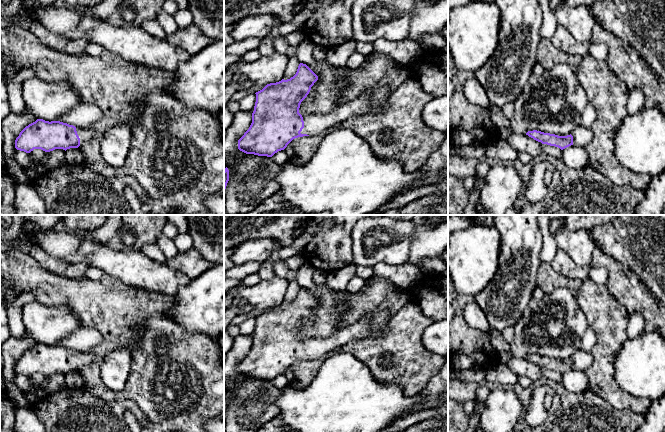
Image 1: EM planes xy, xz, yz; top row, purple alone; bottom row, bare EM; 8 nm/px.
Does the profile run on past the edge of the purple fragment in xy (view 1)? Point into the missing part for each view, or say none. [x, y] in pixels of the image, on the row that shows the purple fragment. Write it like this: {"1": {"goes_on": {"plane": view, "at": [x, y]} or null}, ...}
{"1": {"goes_on": {"plane": "xy", "at": [85, 134]}}}

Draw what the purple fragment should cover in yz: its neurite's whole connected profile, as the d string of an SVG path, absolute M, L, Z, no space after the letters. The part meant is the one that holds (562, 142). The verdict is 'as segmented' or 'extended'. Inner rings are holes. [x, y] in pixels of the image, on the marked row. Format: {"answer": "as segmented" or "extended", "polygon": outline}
{"answer": "extended", "polygon": "M578 125L574 128L572 133L567 136L558 136L537 130L528 131L526 135L542 144L555 146L563 150L571 145L585 148L591 142L593 132L591 128Z"}

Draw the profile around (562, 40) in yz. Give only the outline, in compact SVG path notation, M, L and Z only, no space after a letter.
M560 24L557 25L557 29L550 40L557 49L569 55L578 55L578 56L584 56L589 54L590 45L592 44L592 41L590 42L577 41Z

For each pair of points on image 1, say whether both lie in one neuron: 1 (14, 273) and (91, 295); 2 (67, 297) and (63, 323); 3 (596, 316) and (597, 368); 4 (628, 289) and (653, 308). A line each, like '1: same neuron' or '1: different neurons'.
1: same neuron
2: different neurons
3: same neuron
4: same neuron

